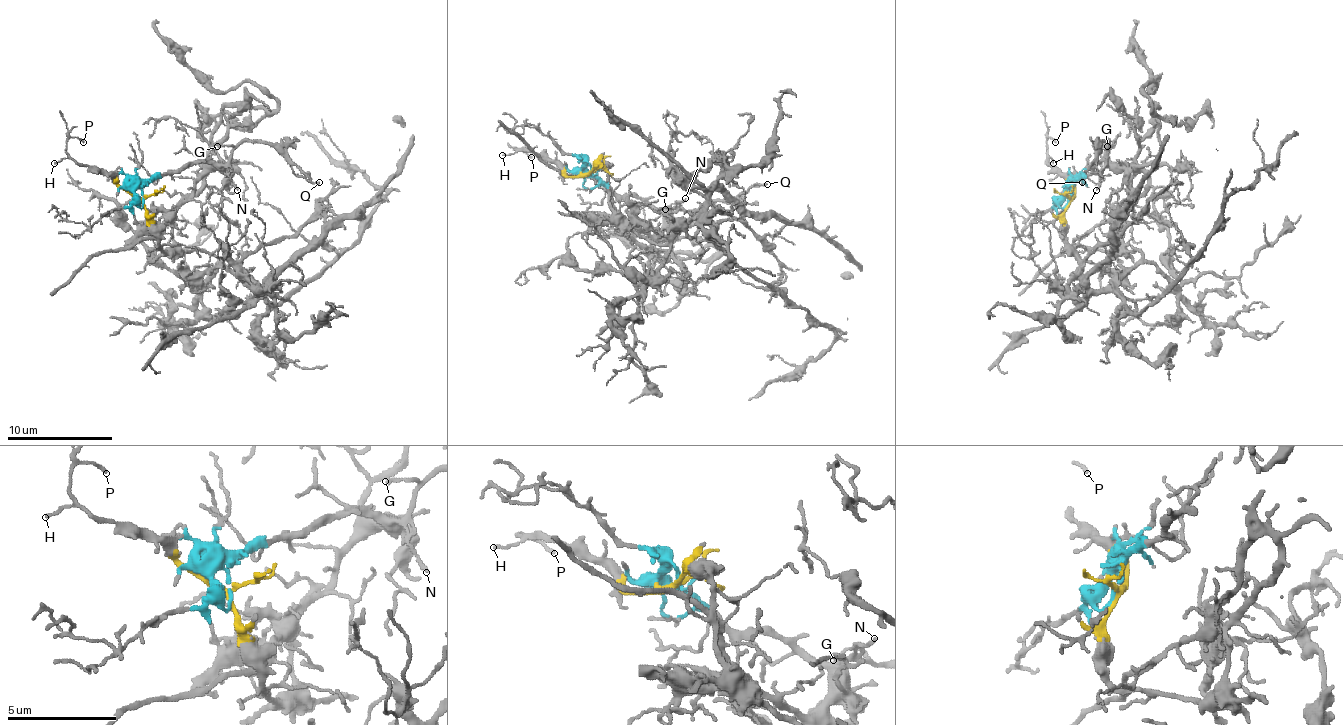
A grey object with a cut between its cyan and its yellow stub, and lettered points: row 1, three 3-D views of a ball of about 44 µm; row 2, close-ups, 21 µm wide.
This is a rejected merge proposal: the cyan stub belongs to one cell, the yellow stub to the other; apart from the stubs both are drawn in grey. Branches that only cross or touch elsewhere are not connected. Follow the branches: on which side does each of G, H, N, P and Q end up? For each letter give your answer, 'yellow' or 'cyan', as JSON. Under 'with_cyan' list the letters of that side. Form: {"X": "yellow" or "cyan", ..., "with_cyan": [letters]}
{"G": "cyan", "H": "yellow", "N": "cyan", "P": "yellow", "Q": "cyan", "with_cyan": ["G", "N", "Q"]}

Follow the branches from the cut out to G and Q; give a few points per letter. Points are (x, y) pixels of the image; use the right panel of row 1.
G: (1072, 196), (1077, 182), (1093, 172), (1101, 161), (1109, 164), (1106, 148), (1101, 145), (1106, 145)
Q: (1072, 196), (1077, 182), (1101, 161), (1109, 164), (1106, 140), (1098, 143), (1098, 156), (1082, 182)

